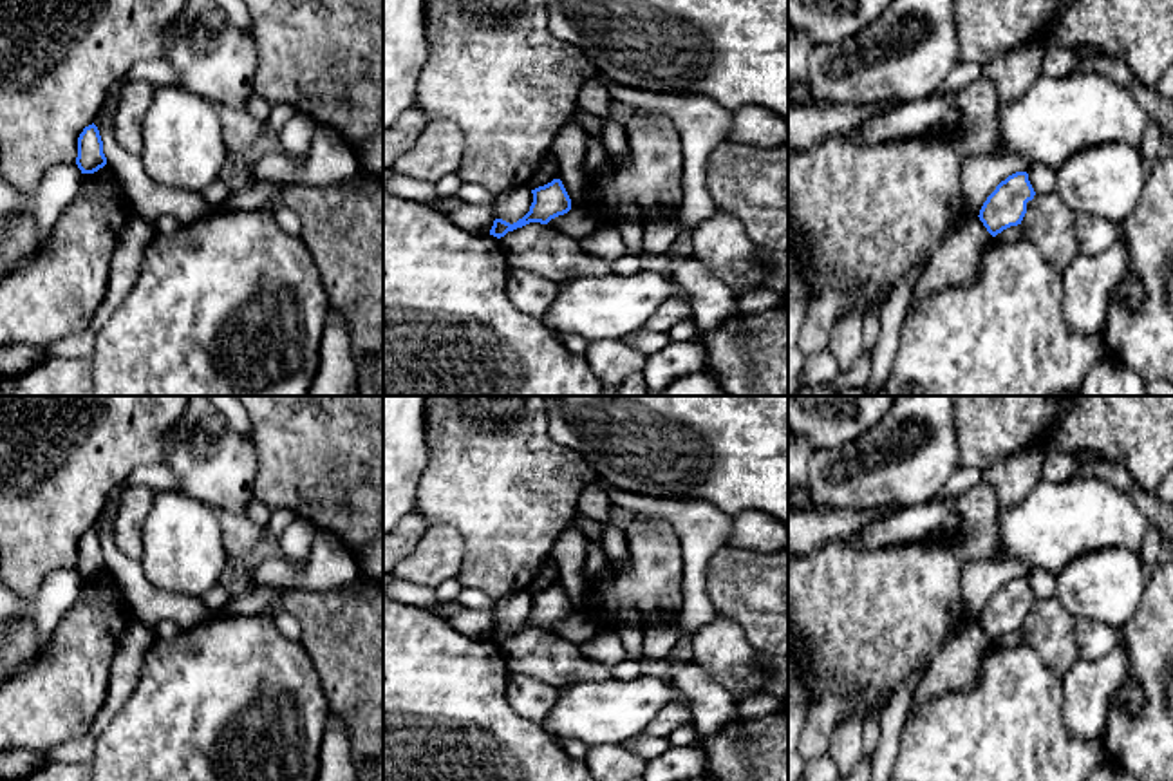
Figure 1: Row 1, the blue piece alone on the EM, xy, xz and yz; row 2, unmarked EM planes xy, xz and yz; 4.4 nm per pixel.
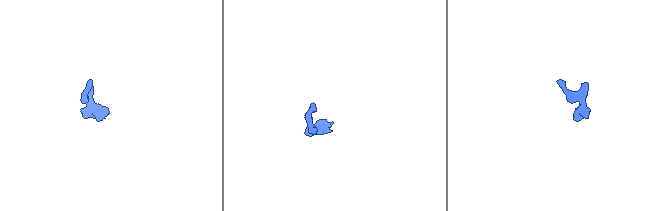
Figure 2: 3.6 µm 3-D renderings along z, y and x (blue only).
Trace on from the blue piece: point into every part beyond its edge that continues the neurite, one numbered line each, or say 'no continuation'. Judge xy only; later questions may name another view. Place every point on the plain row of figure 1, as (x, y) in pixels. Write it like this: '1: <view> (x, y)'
1: xy (60, 456)

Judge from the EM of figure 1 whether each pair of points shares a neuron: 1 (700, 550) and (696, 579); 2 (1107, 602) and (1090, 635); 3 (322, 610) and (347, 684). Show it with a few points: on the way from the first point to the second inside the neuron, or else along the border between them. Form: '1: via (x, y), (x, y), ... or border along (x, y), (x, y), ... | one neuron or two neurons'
1: via (696, 557), (696, 572) | one neuron
2: border along (1076, 617), (1105, 622), (1117, 633) | two neurons
3: via (338, 628), (347, 637), (347, 666) | one neuron

